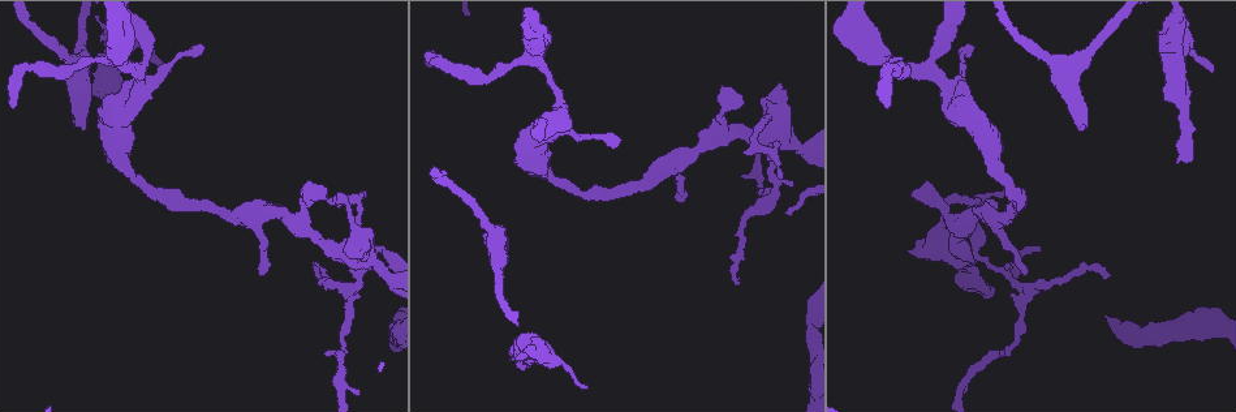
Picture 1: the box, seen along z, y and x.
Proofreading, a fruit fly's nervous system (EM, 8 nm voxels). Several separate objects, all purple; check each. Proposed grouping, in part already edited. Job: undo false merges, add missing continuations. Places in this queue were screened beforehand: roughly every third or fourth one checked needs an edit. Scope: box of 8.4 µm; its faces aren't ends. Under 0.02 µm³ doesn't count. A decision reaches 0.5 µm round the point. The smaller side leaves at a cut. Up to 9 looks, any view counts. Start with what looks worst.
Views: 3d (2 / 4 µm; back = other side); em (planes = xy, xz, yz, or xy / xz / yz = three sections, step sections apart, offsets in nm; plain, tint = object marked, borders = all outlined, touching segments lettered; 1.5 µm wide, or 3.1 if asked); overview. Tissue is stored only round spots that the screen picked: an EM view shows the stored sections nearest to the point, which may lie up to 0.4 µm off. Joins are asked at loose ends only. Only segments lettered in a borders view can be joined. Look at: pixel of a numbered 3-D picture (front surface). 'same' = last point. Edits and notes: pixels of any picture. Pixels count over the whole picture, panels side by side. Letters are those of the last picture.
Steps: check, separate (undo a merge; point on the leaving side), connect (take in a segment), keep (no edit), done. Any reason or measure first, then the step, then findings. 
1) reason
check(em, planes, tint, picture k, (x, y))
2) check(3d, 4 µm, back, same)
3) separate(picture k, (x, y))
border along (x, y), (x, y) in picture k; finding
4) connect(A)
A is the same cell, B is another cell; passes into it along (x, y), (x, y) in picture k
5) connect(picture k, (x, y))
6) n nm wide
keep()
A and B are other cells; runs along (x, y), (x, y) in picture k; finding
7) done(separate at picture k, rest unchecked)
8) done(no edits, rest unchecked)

branch stops here
check(3d, 4 µm, picture 1, (85, 128))

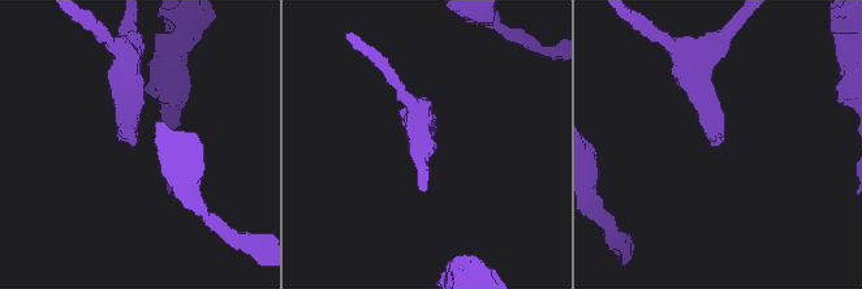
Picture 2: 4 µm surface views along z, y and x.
check(em, yz, step 8, tint, picture 2, (134, 142))

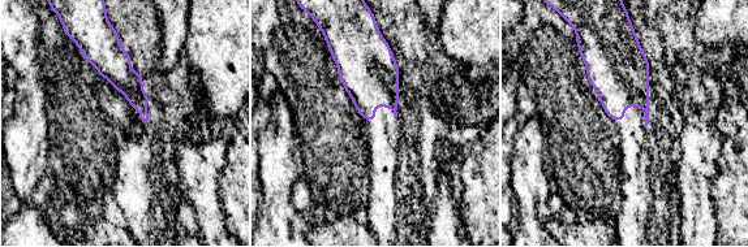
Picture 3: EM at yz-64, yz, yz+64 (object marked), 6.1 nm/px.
check(em, xy, step 4, borders, same)

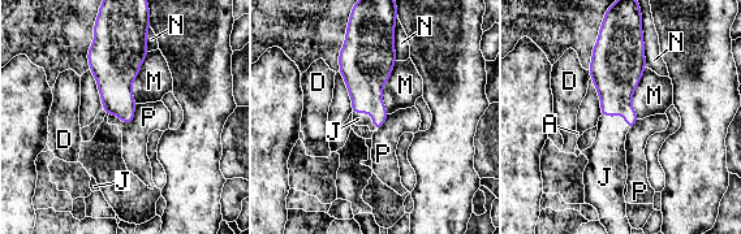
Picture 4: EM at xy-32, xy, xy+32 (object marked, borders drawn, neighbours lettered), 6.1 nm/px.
connect(J)
J is the same cell, A, D, M, N and P are other cells; passes into it along (616, 70), (619, 111), (608, 148) in picture 4; the neuron continues

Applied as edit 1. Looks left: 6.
free end
check(em, xy, step 4, tint, picture 1, (108, 162))

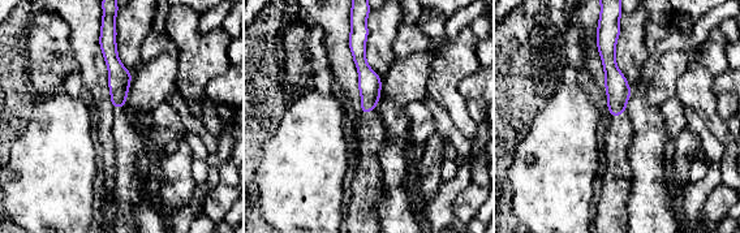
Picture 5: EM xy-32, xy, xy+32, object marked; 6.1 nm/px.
check(em, planes, borders, same)

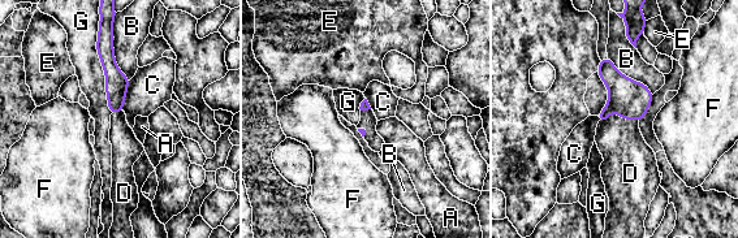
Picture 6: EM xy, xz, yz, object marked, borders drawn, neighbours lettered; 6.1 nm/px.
connect(D)
D is the same cell, A, B, C, E, F and G are other cells; it goes on there

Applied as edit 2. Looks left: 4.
a fork
check(3d, 2 µm, picture 1, (1029, 290))

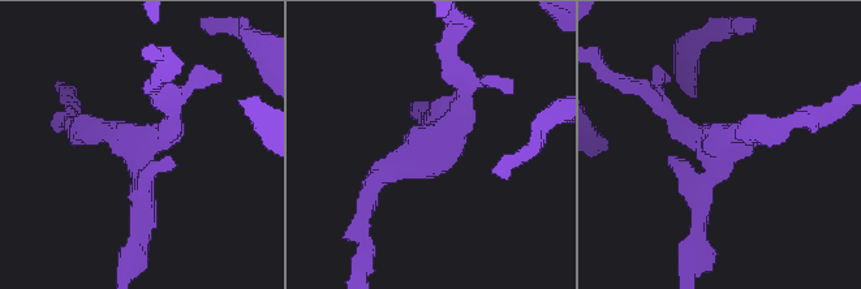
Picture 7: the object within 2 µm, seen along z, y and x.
check(em, xz, step 4, borders, picture 7, (718, 149))

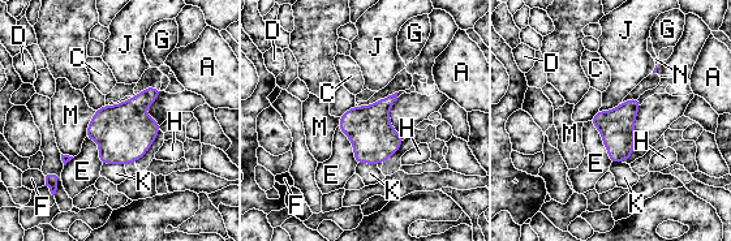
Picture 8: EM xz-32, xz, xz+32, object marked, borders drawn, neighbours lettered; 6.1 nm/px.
220 nm wide
keep()
A, C, D, E, F, G, H, J, K, M and N are other cells; border along (620, 102), (611, 110), (600, 111) in picture 8; all the same neuron

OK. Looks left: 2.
free end
check(em, planes, borders, picture 1, (914, 193))

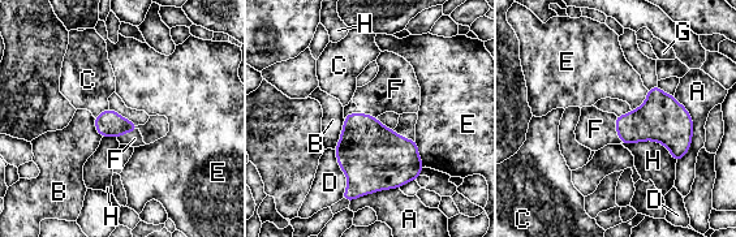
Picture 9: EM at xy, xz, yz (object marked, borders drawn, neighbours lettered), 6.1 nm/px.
160 nm wide
connect(F)
F is the same cell, A, B, C, D, E, G and H are other cells; passes into it along (655, 119), (616, 129), (595, 129) in picture 9; it goes on there

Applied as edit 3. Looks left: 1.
done(connect at picture 4, connect at picture 6, connect at picture 9, rest unchecked)

